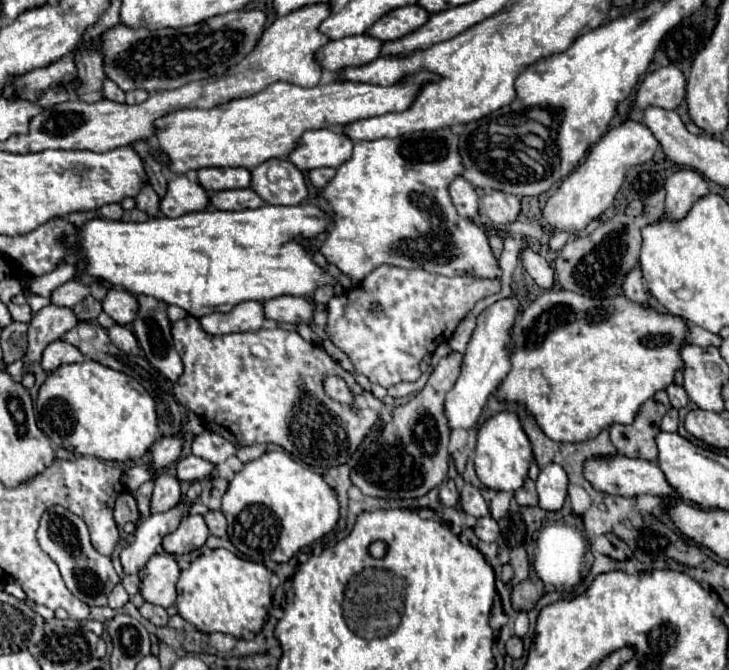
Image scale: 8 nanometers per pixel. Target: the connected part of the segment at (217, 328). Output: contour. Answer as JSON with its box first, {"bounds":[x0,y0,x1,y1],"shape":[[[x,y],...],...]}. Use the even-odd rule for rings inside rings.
{"bounds":[200,301,264,335],"shape":[[[246,301],[234,307],[230,313],[210,313],[200,319],[200,325],[206,333],[228,335],[228,333],[248,333],[262,329],[264,305],[258,301]]]}

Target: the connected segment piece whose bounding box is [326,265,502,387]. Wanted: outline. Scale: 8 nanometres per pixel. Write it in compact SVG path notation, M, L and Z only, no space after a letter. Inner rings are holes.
M380 265L358 289L330 299L326 335L372 383L392 387L400 381L418 381L422 357L434 353L446 337L452 337L466 313L480 299L498 293L500 287L498 277L444 277L422 269ZM372 305L378 305L378 309L372 311Z

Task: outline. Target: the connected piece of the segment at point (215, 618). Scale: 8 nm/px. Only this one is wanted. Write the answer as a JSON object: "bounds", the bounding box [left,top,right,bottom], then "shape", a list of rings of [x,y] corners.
{"bounds":[176,546,272,639],"shape":[[[203,546],[199,550],[201,555],[187,569],[180,569],[176,599],[178,615],[196,625],[196,629],[202,633],[220,631],[238,639],[256,635],[262,629],[272,603],[270,569],[262,563],[240,559],[228,549]]]}

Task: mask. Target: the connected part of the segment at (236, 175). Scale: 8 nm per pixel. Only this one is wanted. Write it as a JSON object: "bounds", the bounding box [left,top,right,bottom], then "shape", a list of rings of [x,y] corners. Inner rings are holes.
{"bounds":[198,167,250,191],"shape":[[[226,167],[226,169],[200,169],[198,183],[208,191],[226,191],[226,189],[246,189],[250,187],[250,171],[244,167]]]}

